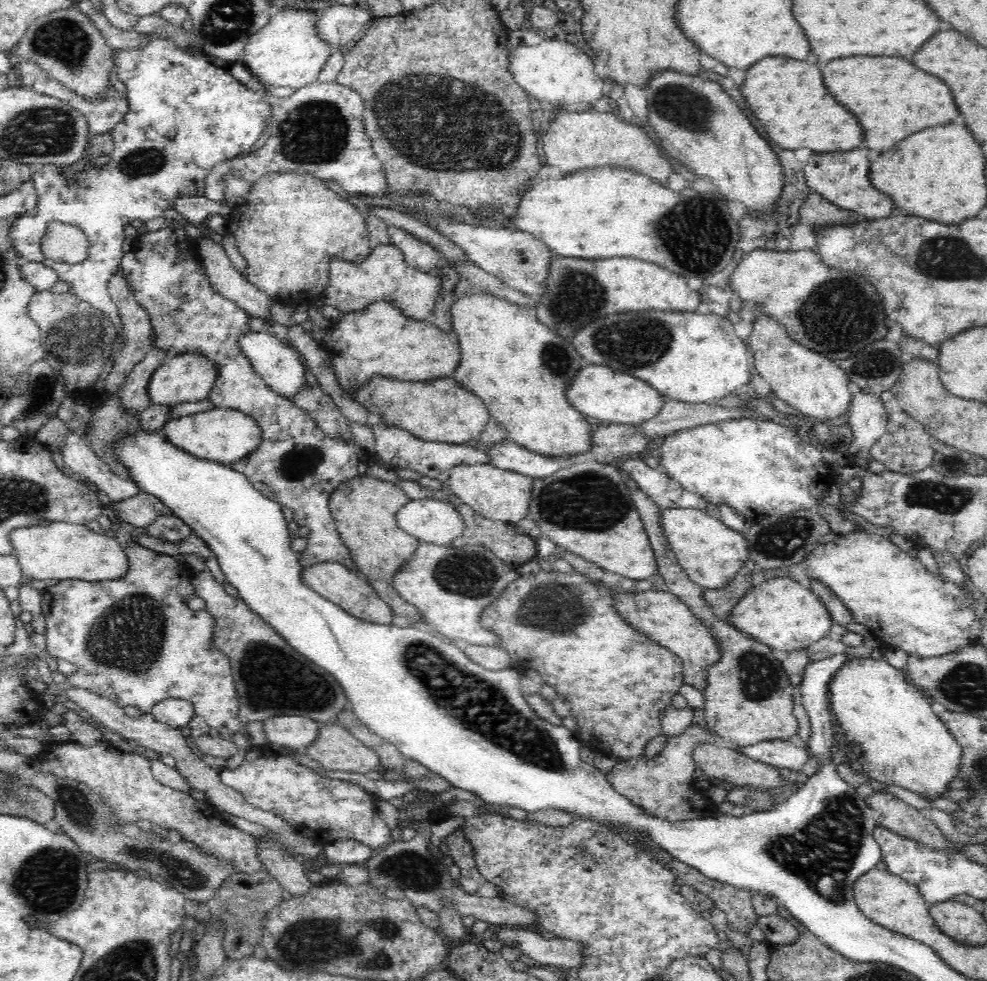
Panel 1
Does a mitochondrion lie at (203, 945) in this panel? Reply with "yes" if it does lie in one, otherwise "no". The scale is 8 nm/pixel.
no

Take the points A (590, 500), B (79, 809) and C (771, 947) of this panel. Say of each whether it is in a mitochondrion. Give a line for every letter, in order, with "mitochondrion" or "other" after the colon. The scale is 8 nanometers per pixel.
A: mitochondrion
B: mitochondrion
C: other

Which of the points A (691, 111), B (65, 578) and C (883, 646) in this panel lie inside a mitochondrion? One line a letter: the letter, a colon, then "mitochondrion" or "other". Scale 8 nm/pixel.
A: mitochondrion
B: other
C: other

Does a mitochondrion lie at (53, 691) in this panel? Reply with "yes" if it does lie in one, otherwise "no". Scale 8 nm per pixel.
no

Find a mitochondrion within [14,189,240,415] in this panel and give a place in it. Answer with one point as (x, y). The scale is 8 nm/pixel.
(80, 337)

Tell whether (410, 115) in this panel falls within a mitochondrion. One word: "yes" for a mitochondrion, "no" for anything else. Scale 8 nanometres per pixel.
yes

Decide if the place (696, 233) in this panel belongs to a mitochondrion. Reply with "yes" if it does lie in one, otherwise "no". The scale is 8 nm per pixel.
yes

